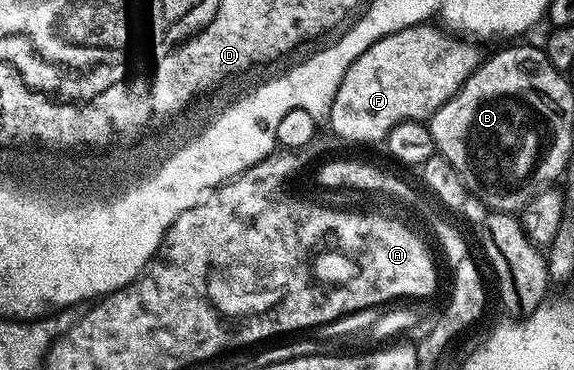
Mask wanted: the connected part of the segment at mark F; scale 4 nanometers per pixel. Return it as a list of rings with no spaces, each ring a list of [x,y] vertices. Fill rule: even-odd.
[[[431,22],[411,25],[381,37],[349,66],[329,117],[332,130],[341,139],[351,144],[386,141],[393,126],[406,120],[430,121],[434,112],[459,93],[464,82],[479,68],[481,55],[473,45],[433,25]]]

